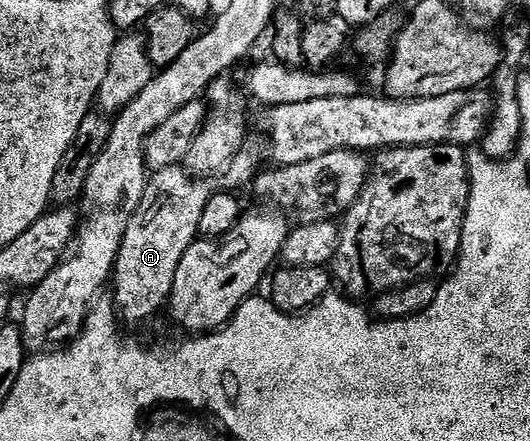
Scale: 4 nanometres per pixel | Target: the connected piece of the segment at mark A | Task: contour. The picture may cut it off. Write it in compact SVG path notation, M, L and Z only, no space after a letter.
M251 141L245 143L219 176L197 179L180 170L175 173L176 184L157 184L154 181L157 179L147 179L144 198L140 198L140 206L136 206L128 222L128 230L124 230L122 245L114 263L112 303L117 319L123 325L142 324L152 319L161 308L163 311L167 307L181 259L199 239L200 218L209 198L217 192L236 192L238 188L247 189L253 185L263 167L262 154L264 156L265 152L263 145L261 147Z

